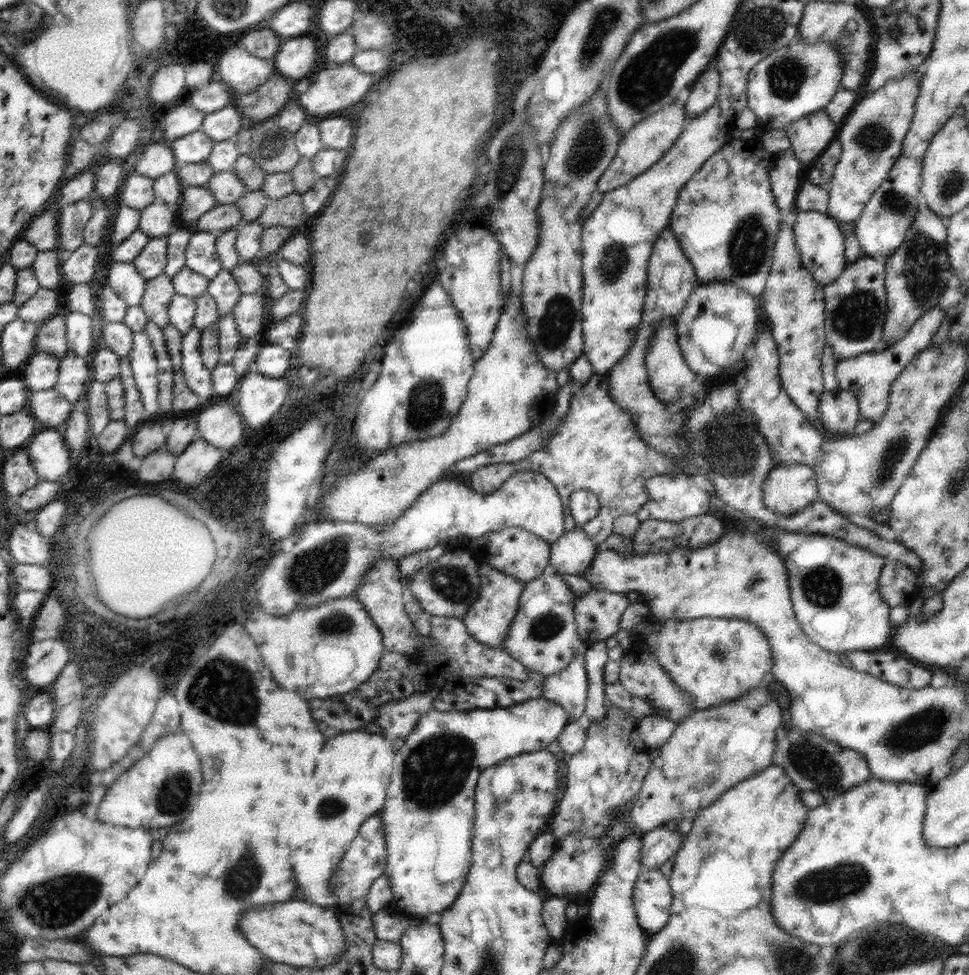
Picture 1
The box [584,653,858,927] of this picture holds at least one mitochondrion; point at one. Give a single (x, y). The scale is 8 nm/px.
(813, 762)

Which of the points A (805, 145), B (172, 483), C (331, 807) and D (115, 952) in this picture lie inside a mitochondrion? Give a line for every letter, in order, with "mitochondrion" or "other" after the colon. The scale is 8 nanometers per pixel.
A: other
B: other
C: mitochondrion
D: other

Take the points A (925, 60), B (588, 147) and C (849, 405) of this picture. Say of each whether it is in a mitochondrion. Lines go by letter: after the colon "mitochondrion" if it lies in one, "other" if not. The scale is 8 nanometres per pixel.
A: other
B: mitochondrion
C: other

